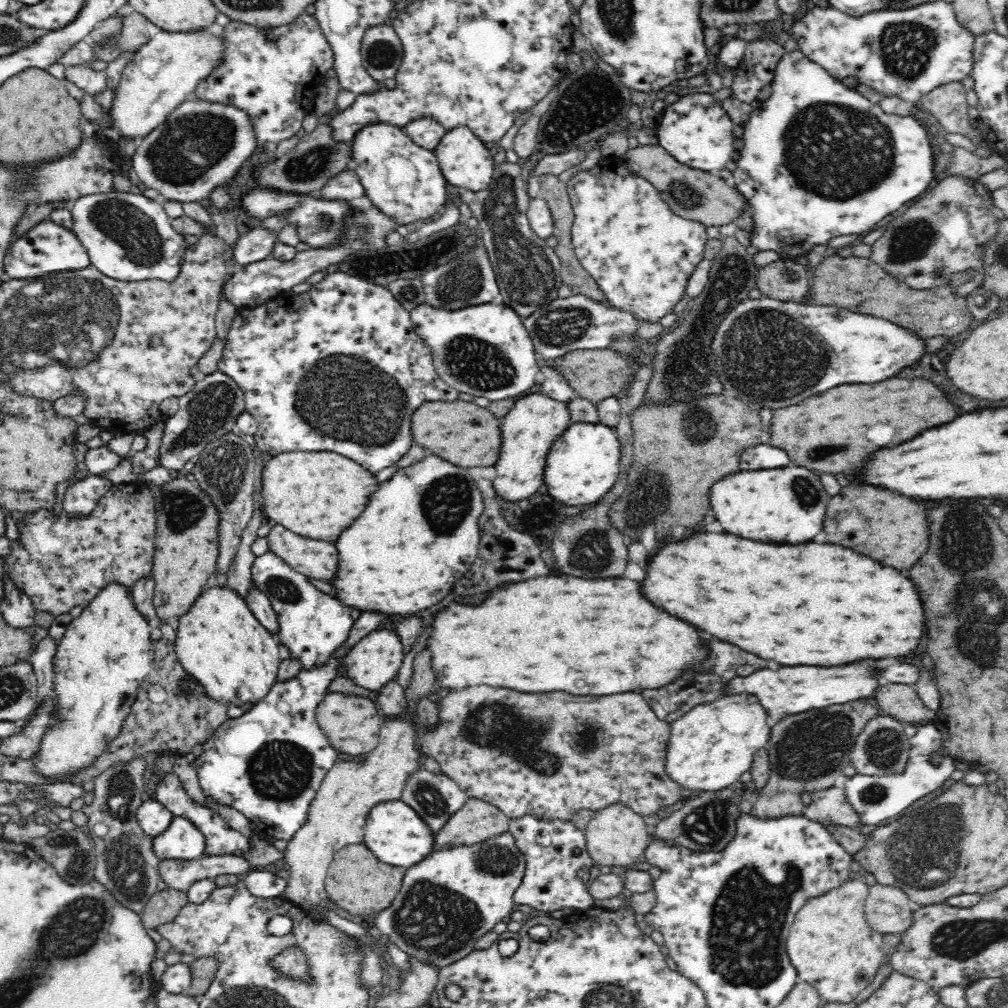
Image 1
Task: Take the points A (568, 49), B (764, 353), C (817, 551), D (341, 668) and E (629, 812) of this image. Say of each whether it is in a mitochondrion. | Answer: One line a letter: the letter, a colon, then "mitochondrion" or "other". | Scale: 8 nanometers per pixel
A: other
B: mitochondrion
C: other
D: other
E: other

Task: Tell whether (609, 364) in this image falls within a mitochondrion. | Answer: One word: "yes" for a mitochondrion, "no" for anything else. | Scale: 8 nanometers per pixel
no

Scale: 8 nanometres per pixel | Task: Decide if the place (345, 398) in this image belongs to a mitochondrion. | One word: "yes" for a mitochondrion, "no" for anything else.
yes

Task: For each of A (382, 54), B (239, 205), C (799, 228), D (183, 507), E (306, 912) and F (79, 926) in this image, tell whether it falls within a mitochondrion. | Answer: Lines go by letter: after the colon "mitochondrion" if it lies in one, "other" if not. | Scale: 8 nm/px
A: mitochondrion
B: other
C: other
D: mitochondrion
E: other
F: mitochondrion

